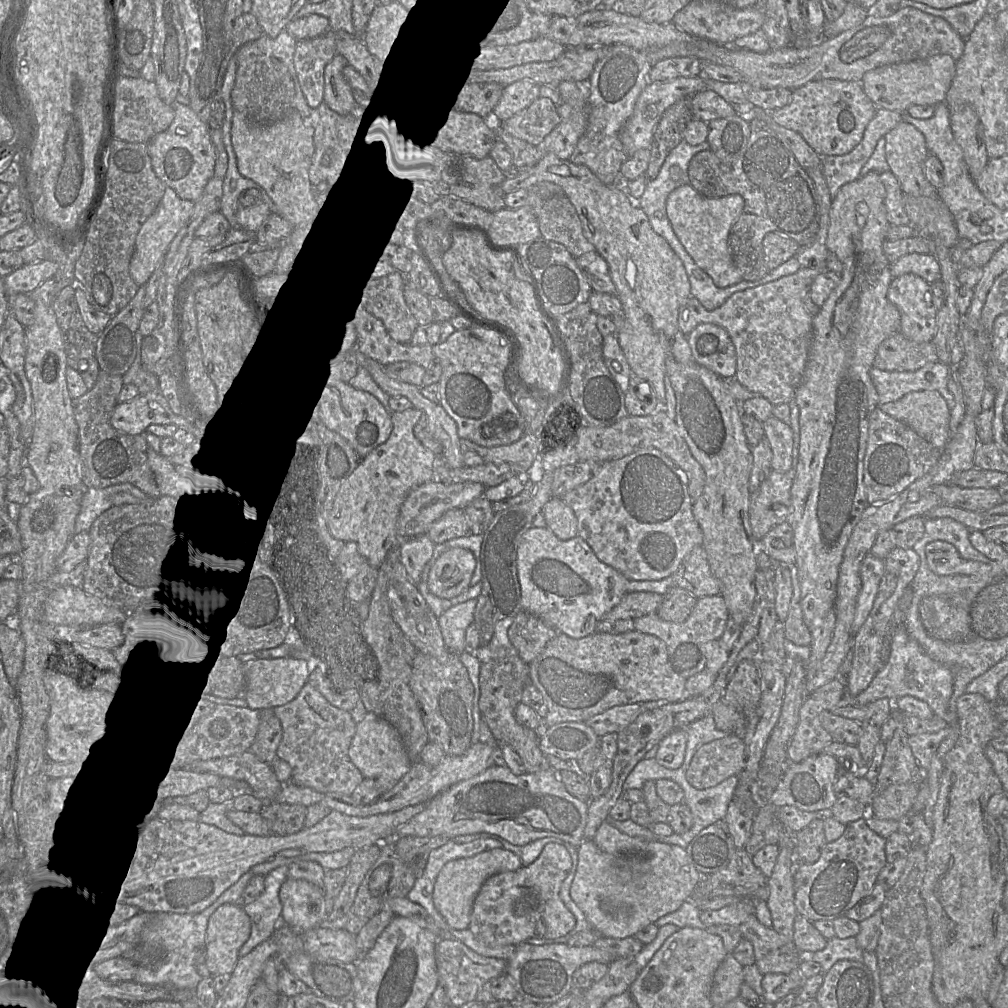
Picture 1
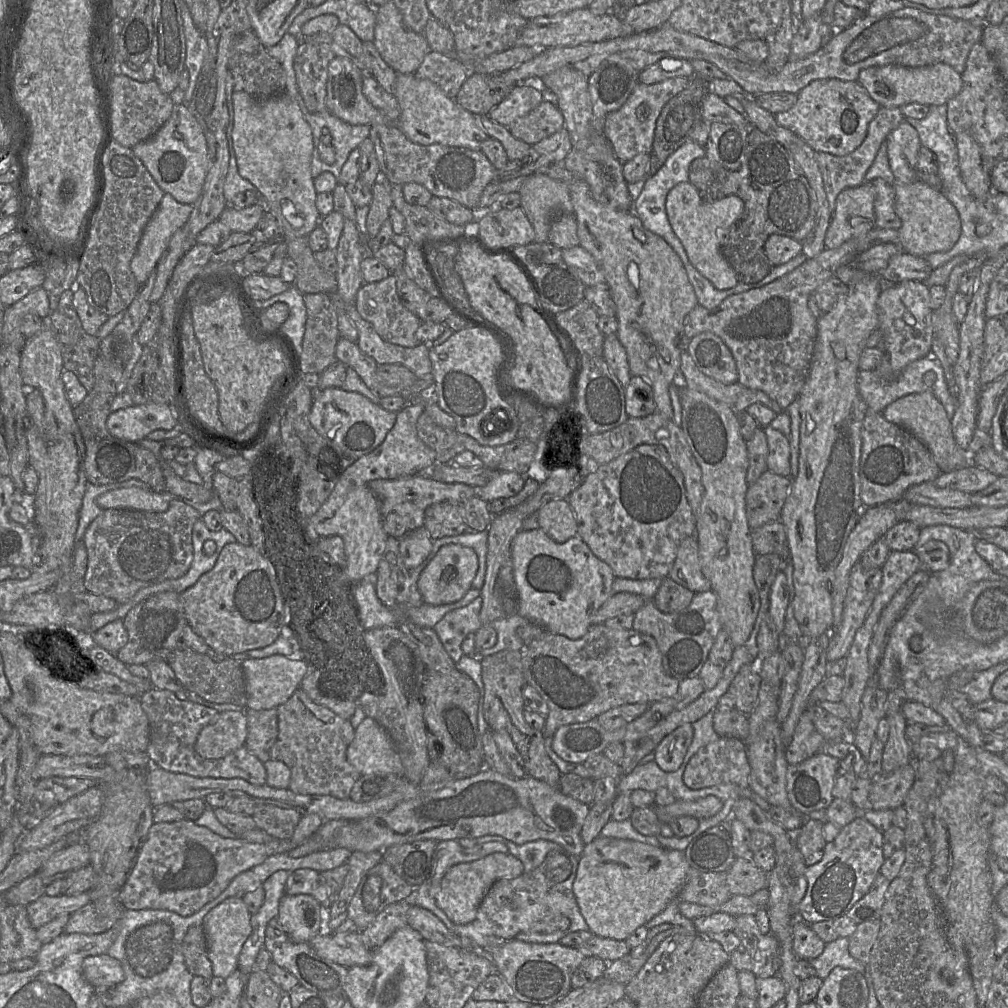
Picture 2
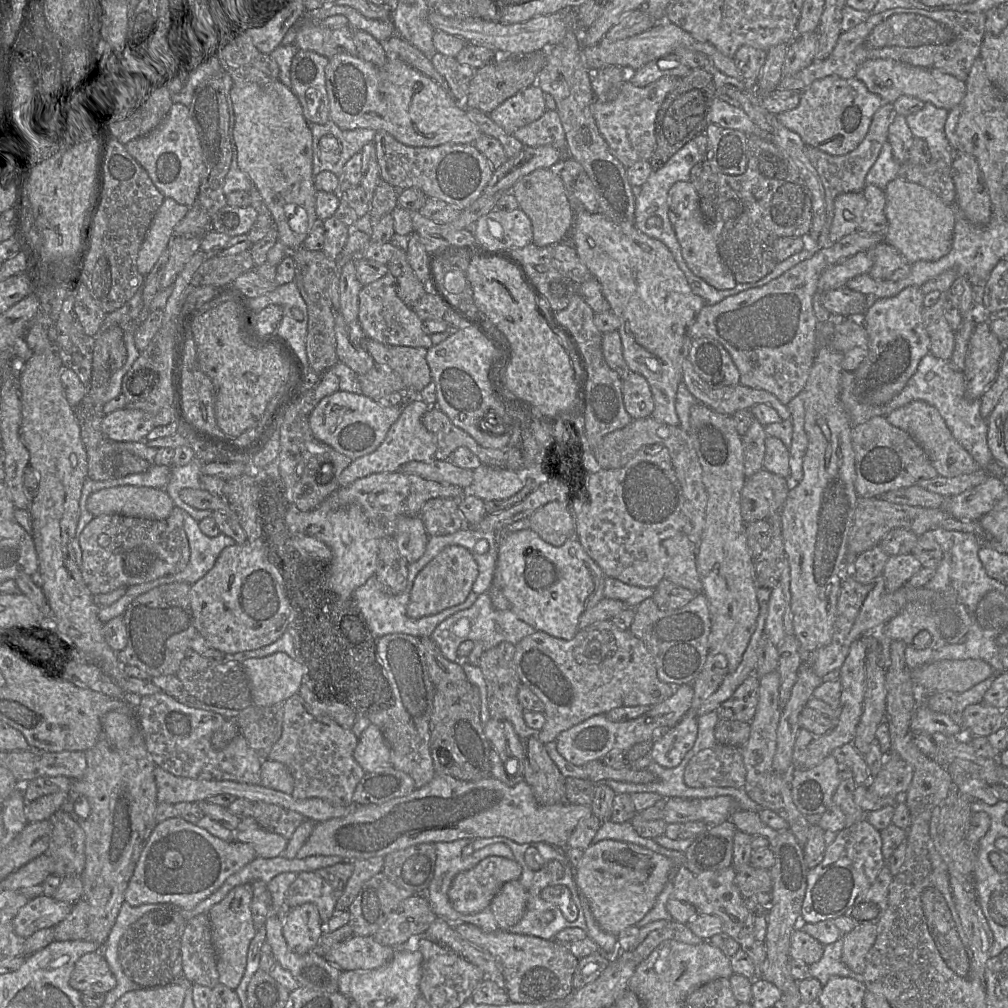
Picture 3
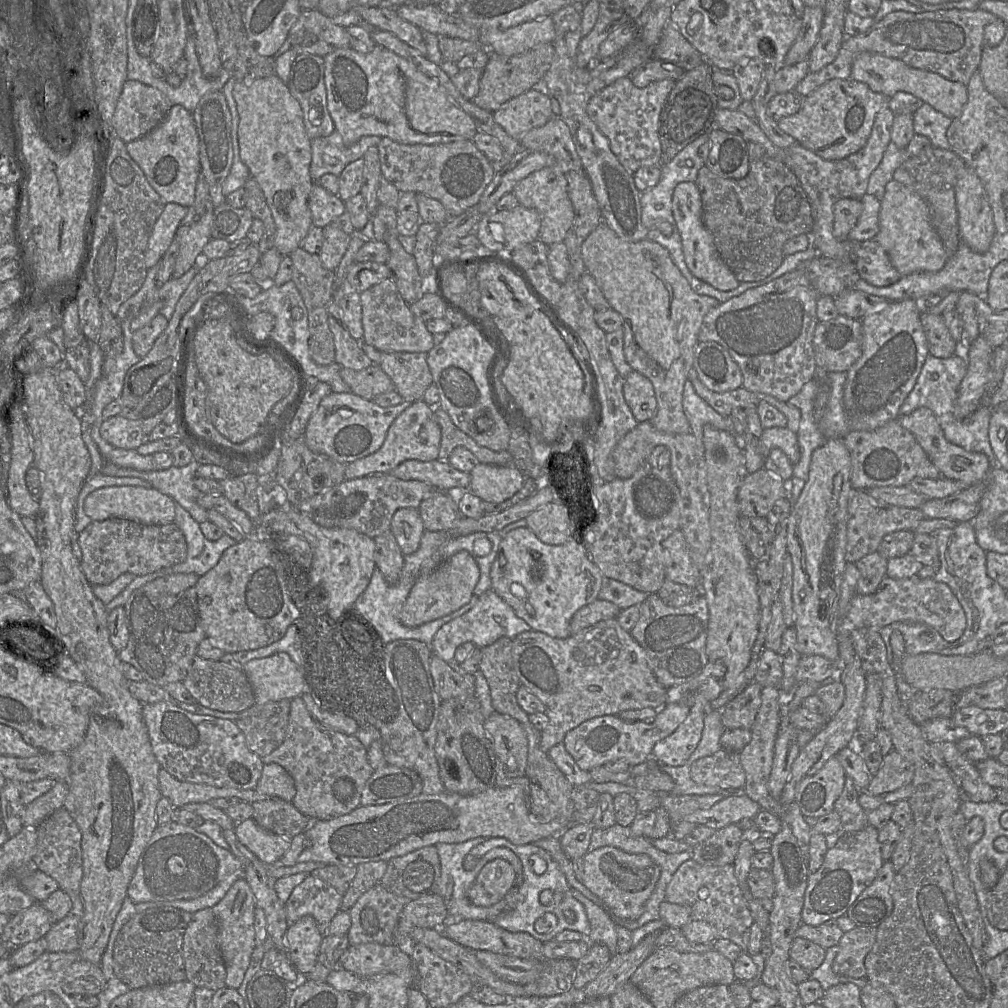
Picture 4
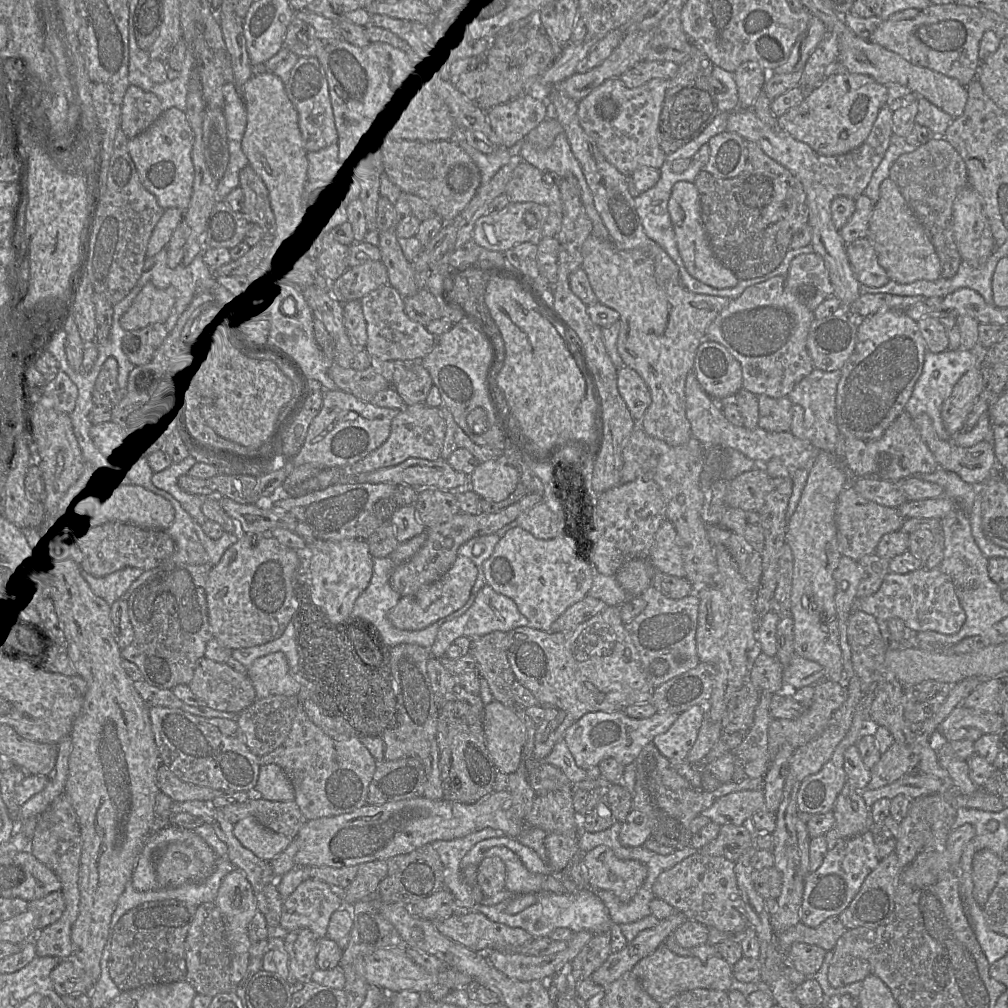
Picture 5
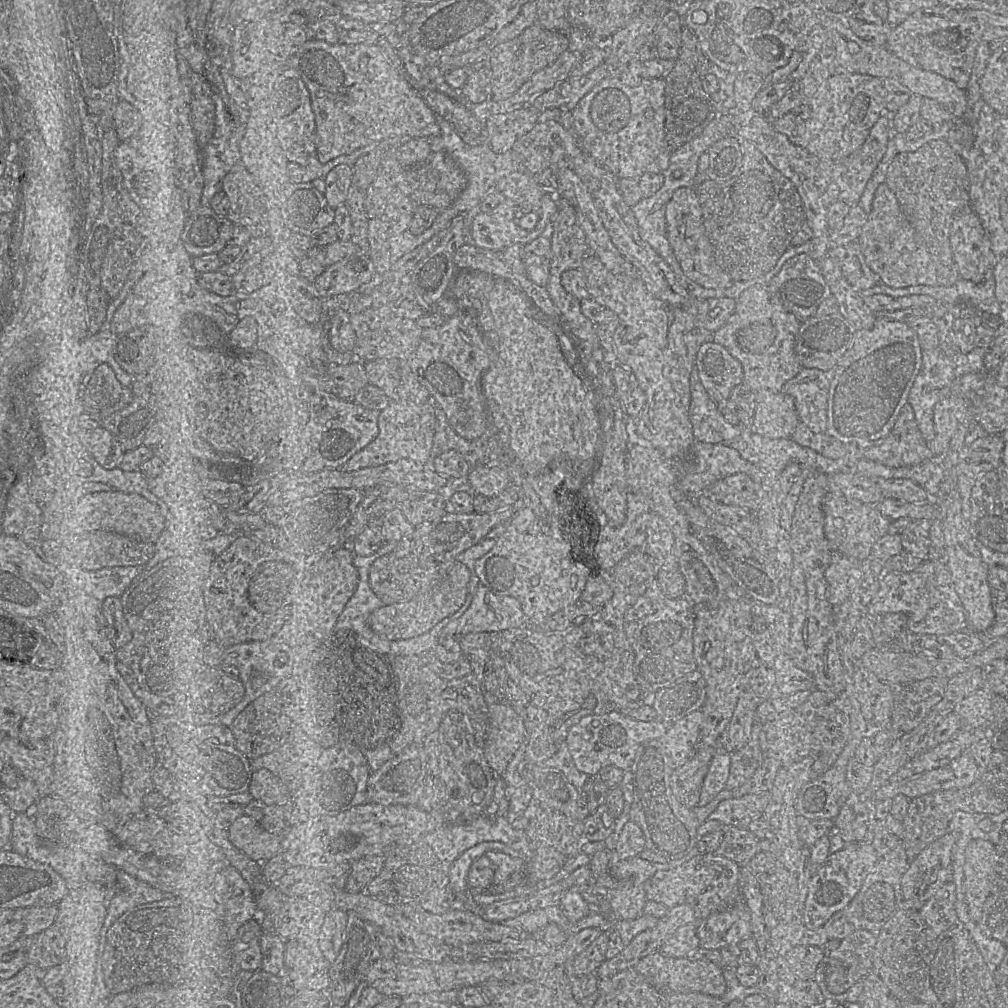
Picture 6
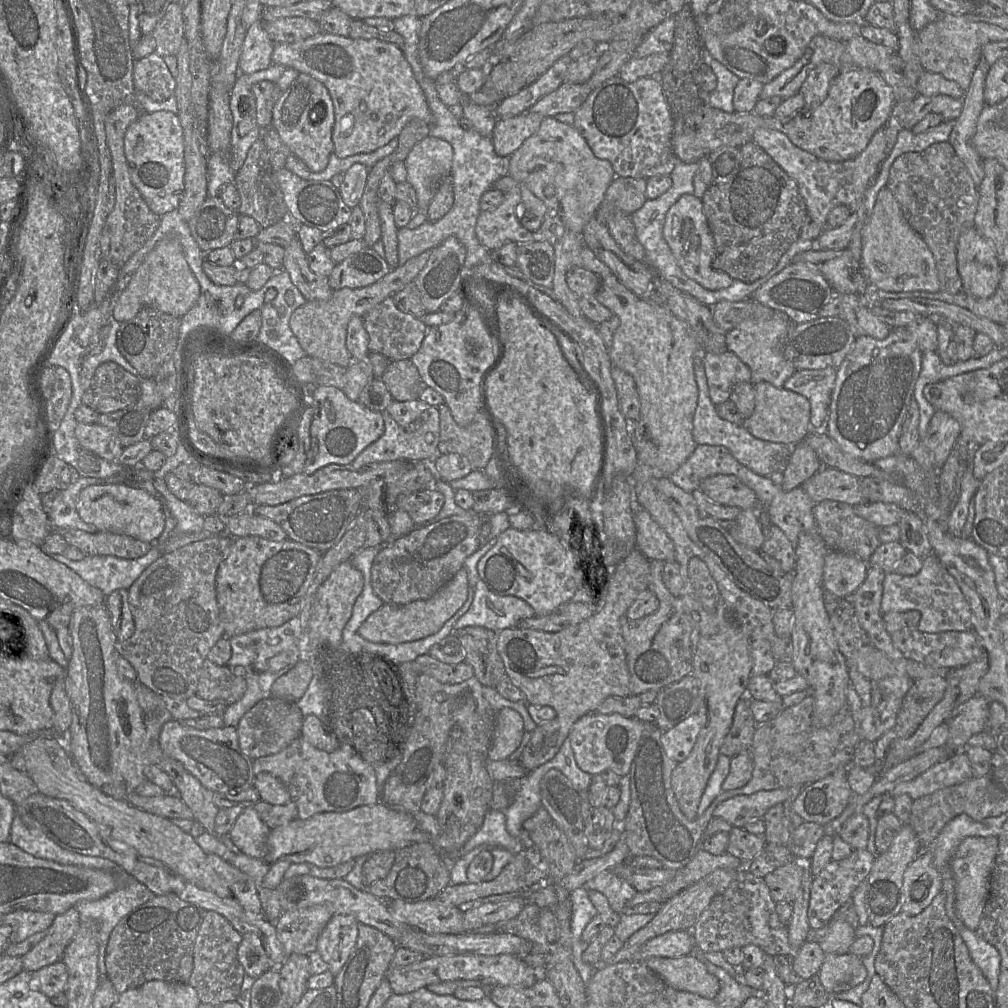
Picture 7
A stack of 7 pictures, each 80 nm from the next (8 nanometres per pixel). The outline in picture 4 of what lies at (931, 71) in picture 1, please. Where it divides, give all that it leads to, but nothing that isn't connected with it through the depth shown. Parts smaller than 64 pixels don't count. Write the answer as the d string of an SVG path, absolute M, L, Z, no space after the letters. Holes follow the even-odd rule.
M862 52L856 56L851 69L851 78L865 83L872 91L892 97L897 92L907 92L935 110L954 119L958 117L967 103L968 94L964 84L948 80L937 73L916 69L901 60L873 52Z

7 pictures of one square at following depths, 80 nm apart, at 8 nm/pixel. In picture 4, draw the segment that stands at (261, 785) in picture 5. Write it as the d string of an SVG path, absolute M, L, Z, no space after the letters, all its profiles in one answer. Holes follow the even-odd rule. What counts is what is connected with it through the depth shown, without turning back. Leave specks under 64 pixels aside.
M264 764L260 779L255 788L271 798L292 802L296 786L291 775L279 764Z

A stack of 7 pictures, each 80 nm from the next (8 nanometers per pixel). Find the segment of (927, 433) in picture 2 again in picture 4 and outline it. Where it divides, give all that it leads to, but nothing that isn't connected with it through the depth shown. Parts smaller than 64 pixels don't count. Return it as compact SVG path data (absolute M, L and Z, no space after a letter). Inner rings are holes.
M920 407L909 414L900 415L897 420L916 438L931 462L936 466L941 476L959 480L966 485L985 481L986 475L991 469L988 457L981 452L970 452L963 447L949 442L937 421L934 413L927 407Z

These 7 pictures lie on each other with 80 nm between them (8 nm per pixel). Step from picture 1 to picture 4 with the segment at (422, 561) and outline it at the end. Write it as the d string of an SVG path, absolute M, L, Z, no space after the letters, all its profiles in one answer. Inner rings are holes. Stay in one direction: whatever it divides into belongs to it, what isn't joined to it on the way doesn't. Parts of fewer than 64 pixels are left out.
M401 508L392 517L390 531L403 555L410 555L419 548L425 528L417 509Z

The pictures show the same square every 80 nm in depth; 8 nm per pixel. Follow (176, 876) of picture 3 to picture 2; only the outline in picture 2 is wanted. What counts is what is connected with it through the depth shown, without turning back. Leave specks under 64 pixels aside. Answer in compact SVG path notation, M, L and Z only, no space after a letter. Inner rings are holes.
M187 819L154 823L118 893L118 902L127 910L168 910L191 916L217 898L240 873L263 863L269 856L288 853L296 846L291 838L274 839L267 844L250 843L239 837L223 838Z

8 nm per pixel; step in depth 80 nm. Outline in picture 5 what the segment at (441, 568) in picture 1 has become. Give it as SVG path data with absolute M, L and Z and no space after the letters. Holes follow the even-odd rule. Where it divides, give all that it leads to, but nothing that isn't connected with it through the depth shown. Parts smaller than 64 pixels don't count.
M458 555L451 568L440 579L422 586L413 594L401 597L389 610L387 618L397 629L422 630L462 608L470 598L477 576L478 569L473 561L464 555Z

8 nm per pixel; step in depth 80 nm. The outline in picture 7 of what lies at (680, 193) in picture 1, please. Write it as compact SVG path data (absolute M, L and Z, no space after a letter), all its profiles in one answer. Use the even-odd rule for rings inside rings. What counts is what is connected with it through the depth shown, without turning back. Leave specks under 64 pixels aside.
M684 194L670 207L664 221L663 237L684 274L702 287L716 291L732 284L733 279L727 273L715 270L712 266L715 242L700 198Z

